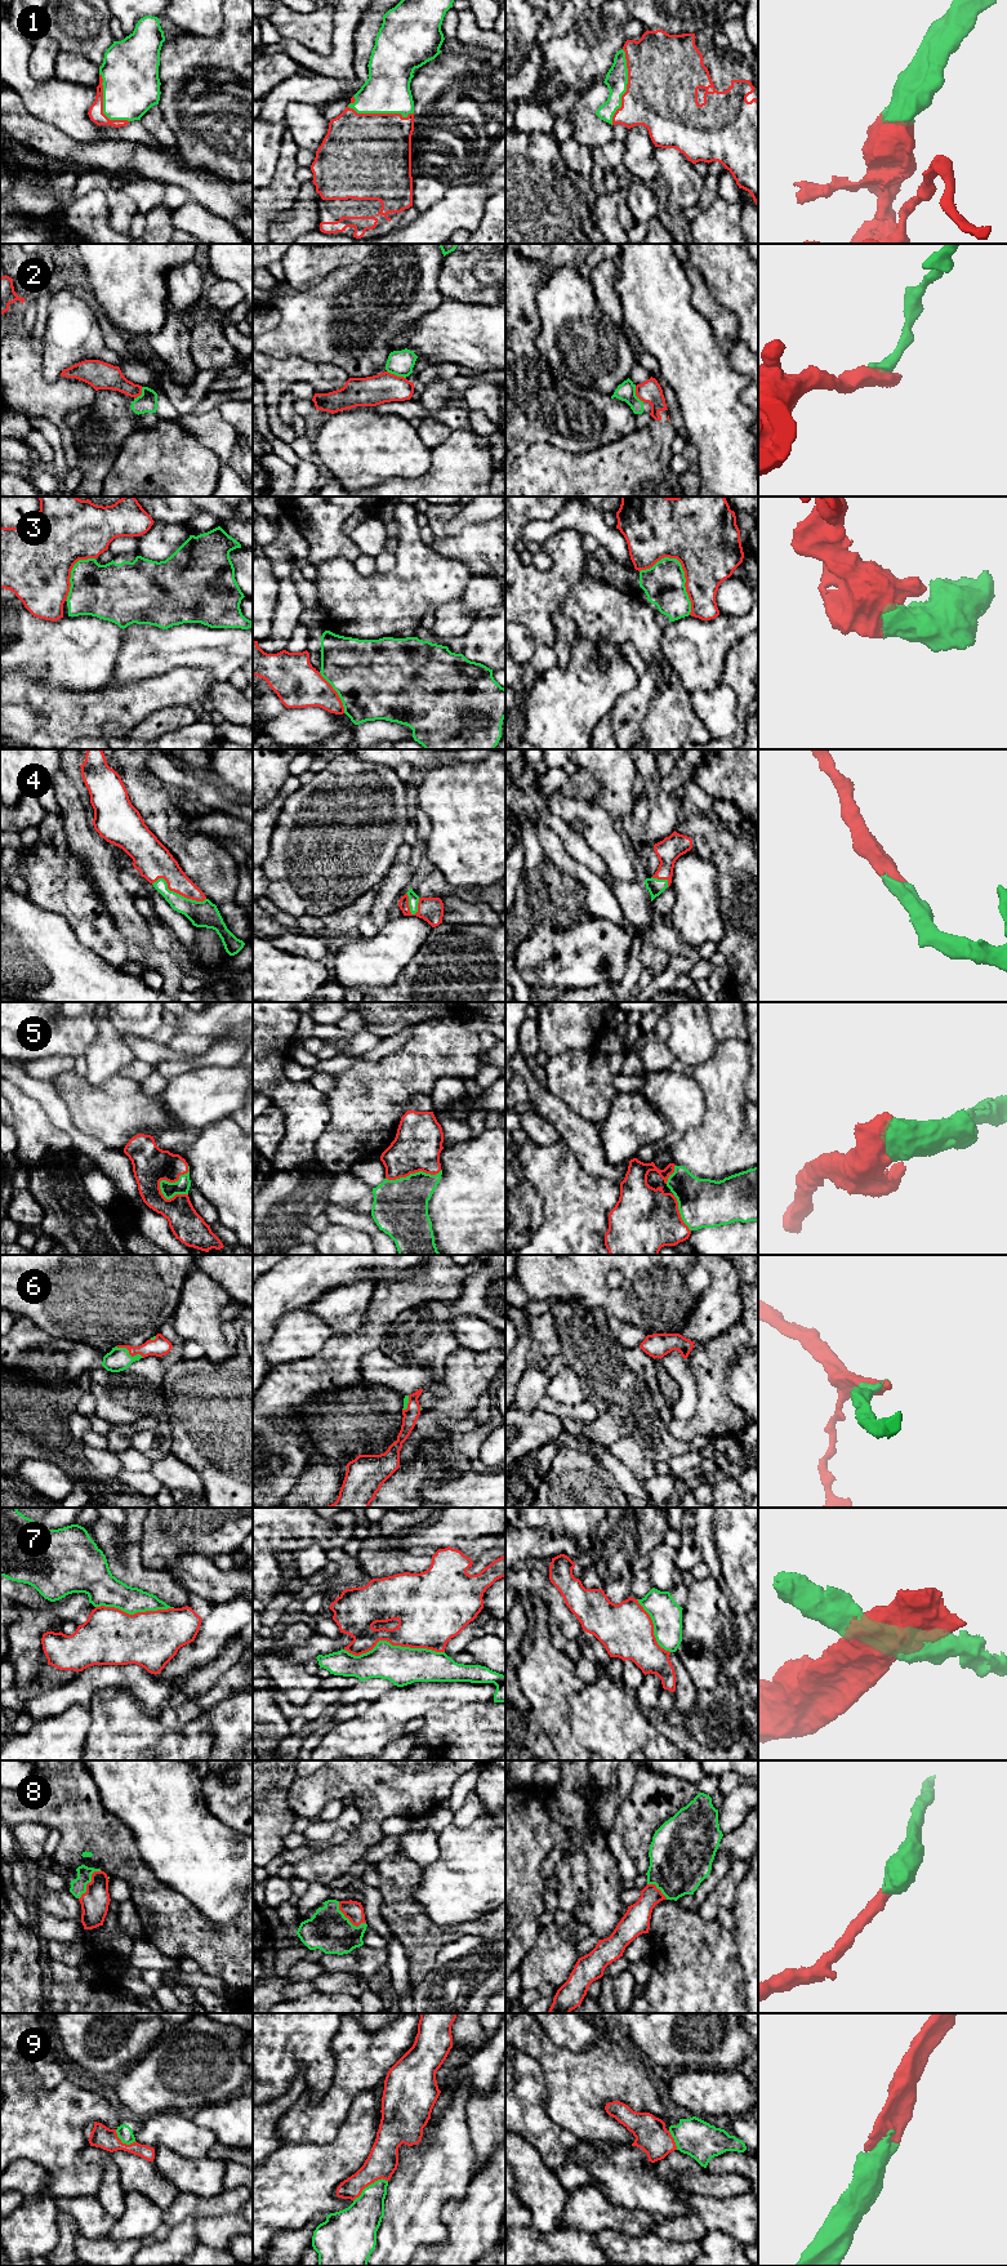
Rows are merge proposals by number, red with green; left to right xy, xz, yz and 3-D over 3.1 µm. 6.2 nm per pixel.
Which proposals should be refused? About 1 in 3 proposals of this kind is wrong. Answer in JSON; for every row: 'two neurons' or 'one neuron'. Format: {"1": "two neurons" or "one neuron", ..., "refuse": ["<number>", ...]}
{"1": "one neuron", "2": "two neurons", "3": "two neurons", "4": "one neuron", "5": "one neuron", "6": "one neuron", "7": "two neurons", "8": "one neuron", "9": "one neuron", "refuse": ["2", "3", "7"]}

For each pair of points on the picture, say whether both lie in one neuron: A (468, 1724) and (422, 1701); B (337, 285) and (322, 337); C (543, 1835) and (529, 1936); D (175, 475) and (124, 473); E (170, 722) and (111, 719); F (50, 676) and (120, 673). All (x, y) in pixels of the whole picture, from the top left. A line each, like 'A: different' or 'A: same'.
A: different
B: same
C: same
D: same
E: different
F: different

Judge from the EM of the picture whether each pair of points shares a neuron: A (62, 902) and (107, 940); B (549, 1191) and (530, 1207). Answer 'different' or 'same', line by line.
A: same
B: different

